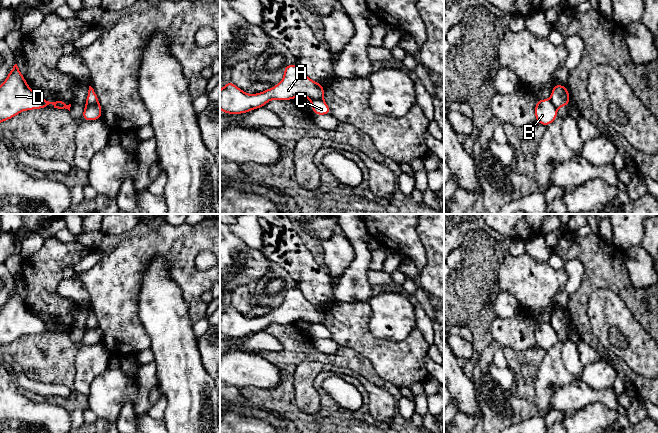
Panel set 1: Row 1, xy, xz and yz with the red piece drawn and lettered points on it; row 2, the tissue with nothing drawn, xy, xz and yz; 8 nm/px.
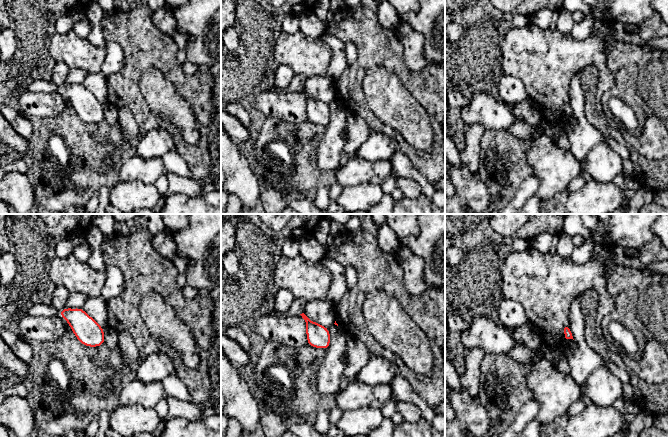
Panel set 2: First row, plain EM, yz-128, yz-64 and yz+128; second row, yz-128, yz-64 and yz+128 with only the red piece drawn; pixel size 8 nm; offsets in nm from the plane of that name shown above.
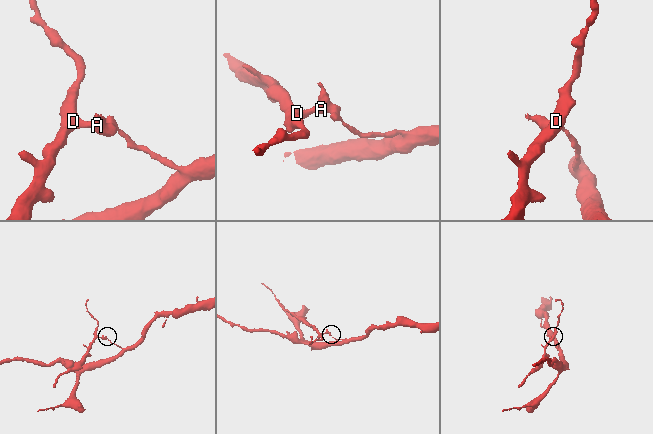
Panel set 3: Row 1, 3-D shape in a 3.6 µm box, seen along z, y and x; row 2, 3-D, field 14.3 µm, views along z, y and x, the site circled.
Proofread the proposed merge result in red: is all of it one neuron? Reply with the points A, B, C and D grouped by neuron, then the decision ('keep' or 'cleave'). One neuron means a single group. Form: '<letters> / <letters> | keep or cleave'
A B D / C | cleave

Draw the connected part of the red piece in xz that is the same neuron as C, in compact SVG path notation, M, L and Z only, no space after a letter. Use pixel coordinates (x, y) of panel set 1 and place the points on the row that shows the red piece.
M310 100L310 102L313 110L313 115L331 114L331 109L324 100Z

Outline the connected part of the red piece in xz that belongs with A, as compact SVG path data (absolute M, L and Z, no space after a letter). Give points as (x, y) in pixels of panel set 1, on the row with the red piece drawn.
M298 63L283 69L283 79L276 86L261 93L247 94L233 82L226 83L220 90L220 109L225 114L244 114L264 107L273 99L295 100L303 95L309 100L324 100L324 86L311 80Z

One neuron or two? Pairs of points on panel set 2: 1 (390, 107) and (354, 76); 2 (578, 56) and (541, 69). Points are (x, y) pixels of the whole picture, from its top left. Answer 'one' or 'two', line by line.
1: two
2: one

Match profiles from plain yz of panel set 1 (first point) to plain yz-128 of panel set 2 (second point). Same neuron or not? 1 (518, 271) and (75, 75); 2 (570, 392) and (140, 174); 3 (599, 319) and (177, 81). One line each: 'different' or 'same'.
1: different
2: same
3: different

